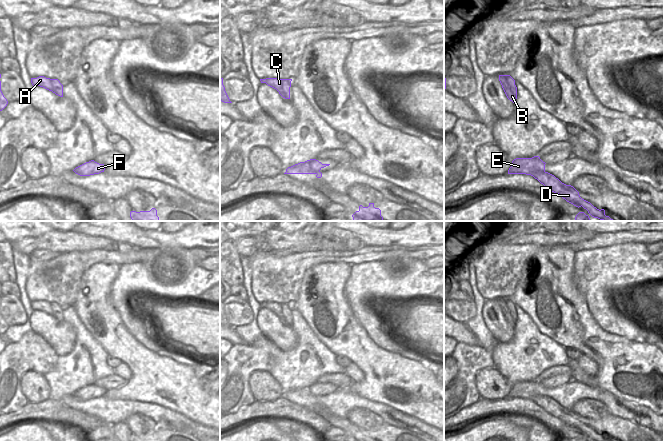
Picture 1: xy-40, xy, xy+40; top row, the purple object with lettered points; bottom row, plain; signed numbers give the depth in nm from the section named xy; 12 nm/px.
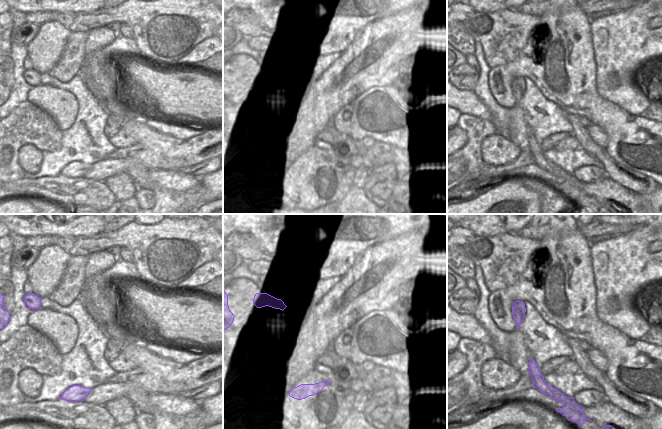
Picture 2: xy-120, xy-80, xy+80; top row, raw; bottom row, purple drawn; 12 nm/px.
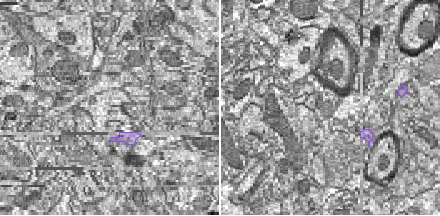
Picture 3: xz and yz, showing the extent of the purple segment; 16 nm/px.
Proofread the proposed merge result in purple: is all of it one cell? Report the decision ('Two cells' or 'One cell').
Two cells

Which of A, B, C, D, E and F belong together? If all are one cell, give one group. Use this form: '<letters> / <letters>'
A B C D E / F

